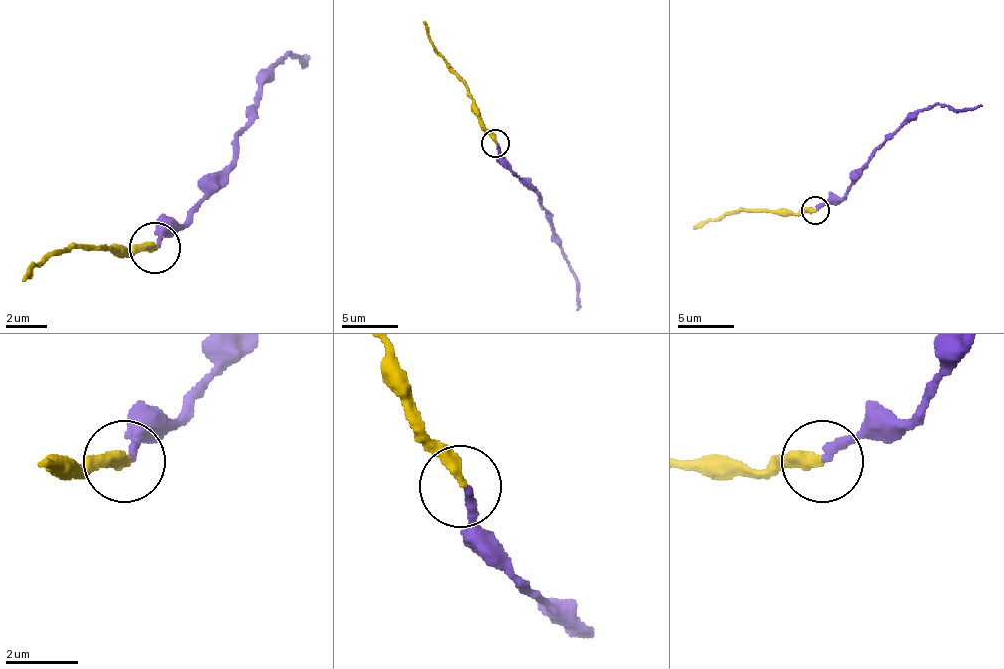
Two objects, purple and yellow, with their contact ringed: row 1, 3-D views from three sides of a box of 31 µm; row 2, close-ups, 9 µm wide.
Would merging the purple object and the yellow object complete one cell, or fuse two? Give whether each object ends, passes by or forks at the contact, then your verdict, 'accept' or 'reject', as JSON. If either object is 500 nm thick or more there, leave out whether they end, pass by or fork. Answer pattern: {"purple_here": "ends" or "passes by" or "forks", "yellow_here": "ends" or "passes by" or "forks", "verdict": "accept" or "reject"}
{"purple_here": "ends", "yellow_here": "ends", "verdict": "accept"}

